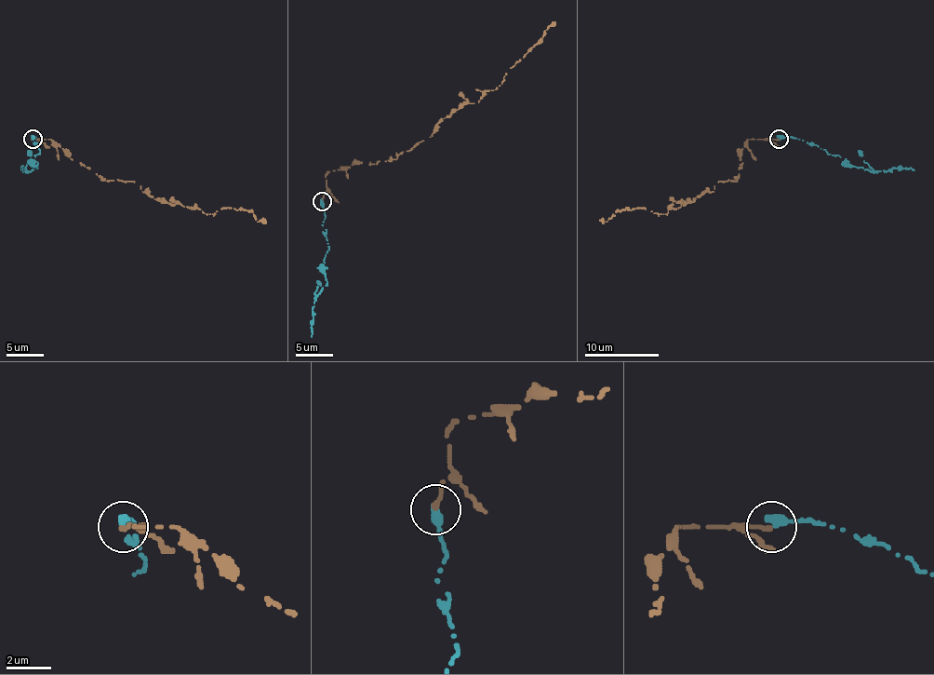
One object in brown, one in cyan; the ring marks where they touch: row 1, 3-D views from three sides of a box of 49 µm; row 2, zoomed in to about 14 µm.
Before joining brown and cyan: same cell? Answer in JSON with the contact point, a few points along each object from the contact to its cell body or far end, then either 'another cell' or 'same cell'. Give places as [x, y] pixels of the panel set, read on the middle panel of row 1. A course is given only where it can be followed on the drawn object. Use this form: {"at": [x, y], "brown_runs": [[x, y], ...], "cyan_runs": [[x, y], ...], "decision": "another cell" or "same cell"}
{"at": [322, 201], "brown_runs": [[322, 202], [326, 175], [361, 162], [394, 158], [432, 134], [444, 117], [496, 89], [555, 22]], "cyan_runs": [[322, 202], [326, 217], [322, 226], [329, 250], [322, 265], [327, 282], [314, 301], [311, 336]], "decision": "another cell"}

